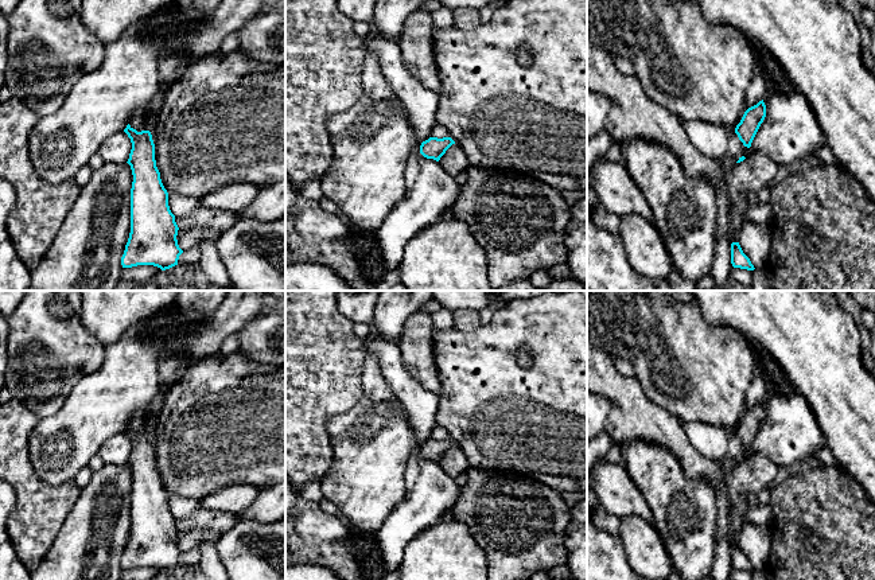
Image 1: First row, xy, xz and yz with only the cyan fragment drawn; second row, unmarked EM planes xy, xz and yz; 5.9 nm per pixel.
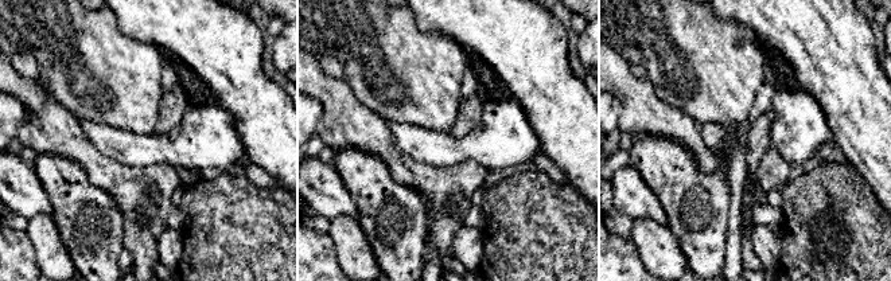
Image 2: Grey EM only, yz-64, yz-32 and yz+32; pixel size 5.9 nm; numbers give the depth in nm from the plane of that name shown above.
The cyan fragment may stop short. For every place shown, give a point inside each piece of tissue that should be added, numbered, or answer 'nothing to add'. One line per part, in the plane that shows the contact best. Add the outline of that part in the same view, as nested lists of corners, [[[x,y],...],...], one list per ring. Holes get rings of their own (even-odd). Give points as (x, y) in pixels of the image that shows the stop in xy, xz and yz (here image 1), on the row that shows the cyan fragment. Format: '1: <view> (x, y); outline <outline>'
nothing to add

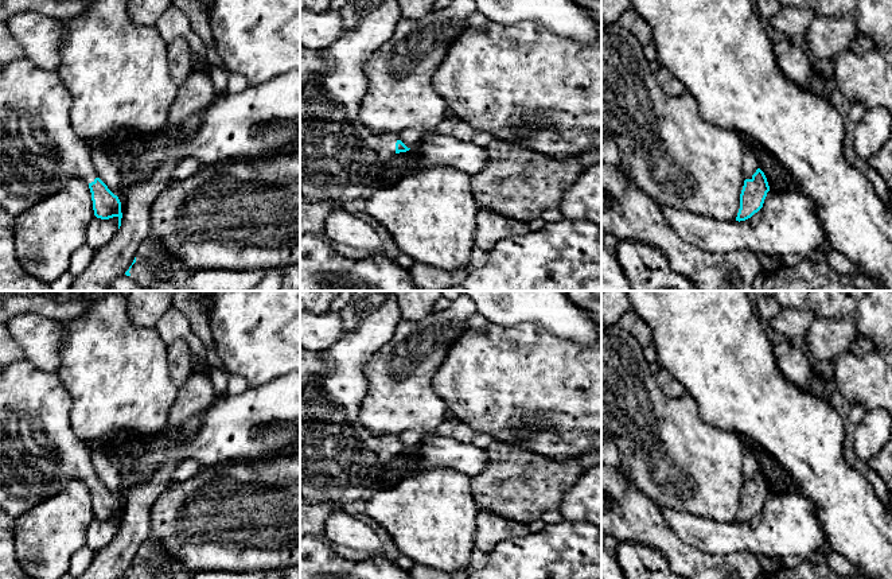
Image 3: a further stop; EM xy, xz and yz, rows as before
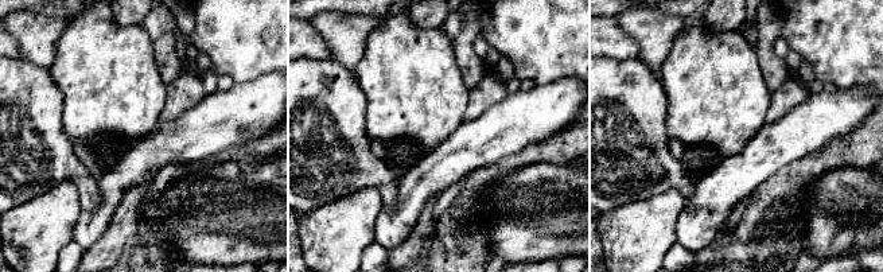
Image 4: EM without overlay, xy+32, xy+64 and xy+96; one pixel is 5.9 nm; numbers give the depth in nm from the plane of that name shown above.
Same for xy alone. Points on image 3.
1: xy (39, 150); outline [[[28,58],[0,66],[0,180],[8,194],[7,211],[17,217],[54,194],[65,180],[82,178],[87,184],[98,178],[90,158],[91,143],[81,139],[70,121],[71,94],[52,70],[46,70]]]

